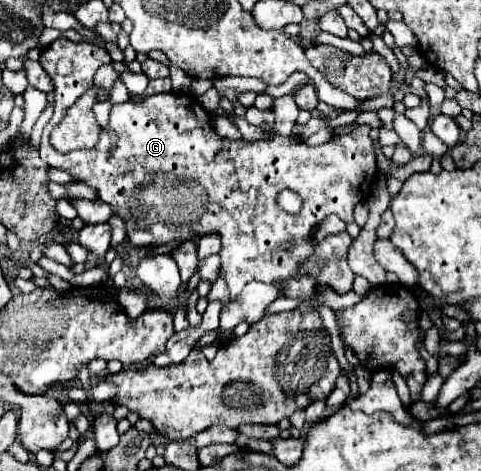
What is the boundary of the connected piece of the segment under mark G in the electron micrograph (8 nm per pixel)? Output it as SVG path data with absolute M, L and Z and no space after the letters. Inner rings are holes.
M56 39L50 47L46 47L40 55L40 65L44 71L50 75L54 83L54 115L50 123L44 127L42 133L42 143L40 143L40 157L50 165L60 171L66 171L72 175L74 183L84 183L92 189L96 189L98 199L108 203L118 215L124 225L126 225L126 237L132 247L156 247L156 245L170 245L174 239L176 241L196 241L194 237L204 237L204 235L218 235L222 241L220 249L220 277L226 281L230 299L236 301L240 291L244 289L246 283L250 281L262 281L262 283L278 283L282 287L284 297L300 299L306 301L314 295L316 291L316 279L310 273L302 273L304 261L314 255L316 243L312 239L314 227L330 213L336 213L342 221L354 221L352 211L354 205L366 195L364 185L368 181L368 171L370 171L370 187L372 187L372 177L376 179L376 155L372 153L372 139L370 139L370 127L368 125L358 125L352 133L348 135L334 135L330 141L322 145L308 145L302 139L292 139L284 135L270 135L270 139L260 139L260 141L232 141L222 135L218 135L210 123L208 113L202 109L196 97L186 95L186 93L160 93L146 97L138 103L126 101L126 103L114 103L110 111L110 129L116 133L116 143L110 143L108 131L104 129L100 133L100 139L96 147L92 149L78 149L72 153L58 153L52 149L48 135L54 129L54 125L60 123L60 119L66 113L66 107L70 107L84 91L94 89L94 73L98 67L104 63L110 63L110 55L102 45L94 43L74 43L68 39ZM156 171L168 171L168 175L188 175L188 179L196 179L204 191L208 191L208 207L204 207L204 215L196 215L196 219L172 219L172 223L144 223L140 215L136 215L136 191L134 187L140 187L146 183L148 175L156 175ZM280 189L292 189L296 191L304 207L298 215L288 215L276 207L276 195Z

